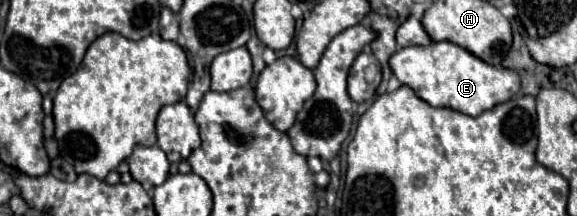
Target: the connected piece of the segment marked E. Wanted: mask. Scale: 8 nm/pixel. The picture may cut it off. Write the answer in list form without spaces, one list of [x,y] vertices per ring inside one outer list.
[[[434,41],[426,47],[404,47],[392,55],[390,67],[402,85],[412,87],[414,93],[432,107],[450,107],[472,117],[512,99],[520,91],[520,75],[514,69],[488,65],[450,41]]]

